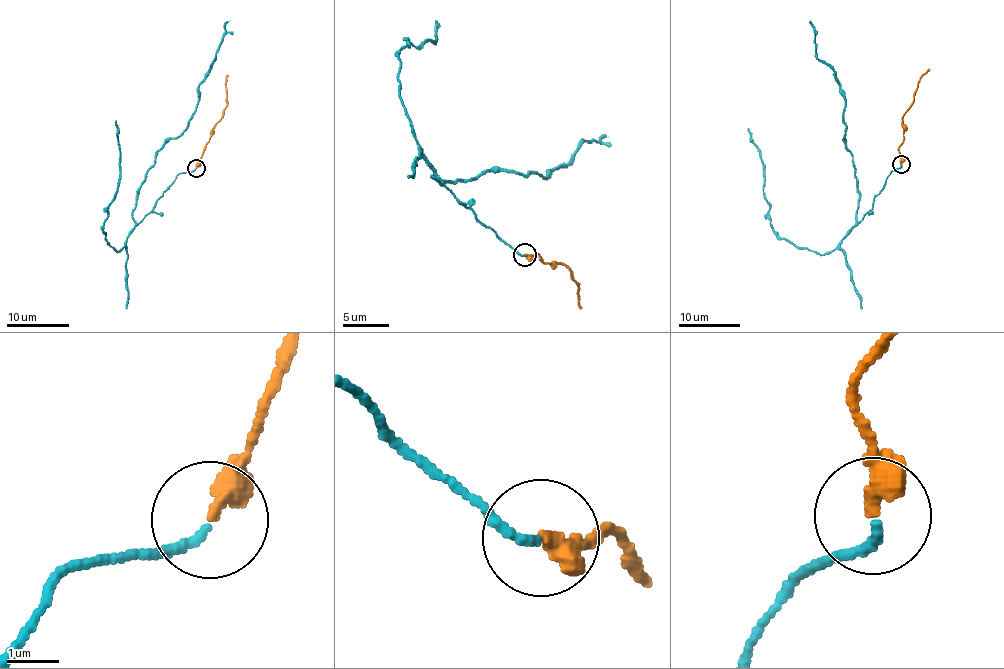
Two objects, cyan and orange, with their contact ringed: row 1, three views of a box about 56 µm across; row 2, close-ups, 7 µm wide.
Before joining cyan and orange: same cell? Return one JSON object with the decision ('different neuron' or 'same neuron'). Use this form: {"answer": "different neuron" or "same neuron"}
{"answer": "same neuron"}

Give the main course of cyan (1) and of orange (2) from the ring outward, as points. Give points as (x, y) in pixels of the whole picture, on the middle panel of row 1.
1: (524, 255), (505, 244), (433, 177), (443, 183), (501, 170), (545, 178), (563, 168), (583, 141), (609, 137)
2: (524, 255), (538, 254), (543, 262), (560, 263), (577, 283), (581, 308)

